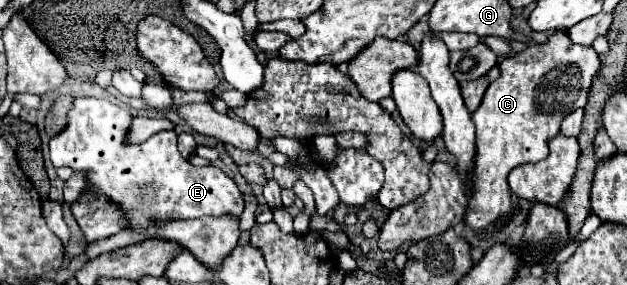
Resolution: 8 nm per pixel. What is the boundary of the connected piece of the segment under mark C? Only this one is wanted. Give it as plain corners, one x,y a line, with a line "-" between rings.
558,30
558,32
554,32
544,44
530,44
526,50
522,50
522,52
518,52
518,54
510,54
510,56
506,56
504,60
498,62
500,76
498,76
494,82
490,82
490,86
488,86
488,90
486,90
486,94
484,94
484,100
482,100
482,104
480,104
480,108
472,114
472,120
474,120
474,124
476,124
476,152
478,152
478,154
476,154
476,164
474,164
474,170
472,170
472,180
474,180
474,182
472,182
472,184
474,184
474,186
472,186
472,194
474,194
474,196
470,196
470,200
468,200
468,212
466,212
466,224
468,224
470,228
484,228
484,226
492,224
498,216
510,212
510,188
508,188
508,182
506,182
510,170
512,170
514,166
520,166
520,164
526,164
526,162
540,162
542,158
548,156
548,140
554,138
554,136
560,132
560,122
562,122
562,118
564,118
568,112
574,112
576,108
584,108
584,106
586,106
586,102
588,102
588,90
590,90
590,86
592,86
592,78
594,78
594,74
598,72
598,68
600,68
600,58
598,58
598,54
594,52
594,48
592,48
592,46
578,46
578,44
570,42
566,30

